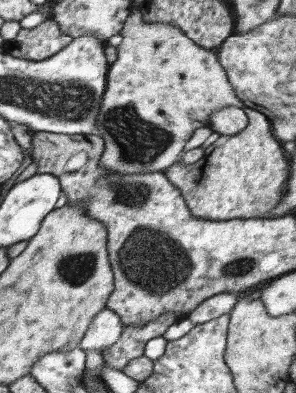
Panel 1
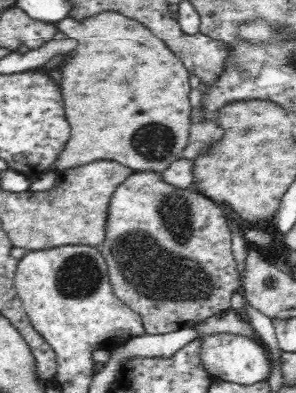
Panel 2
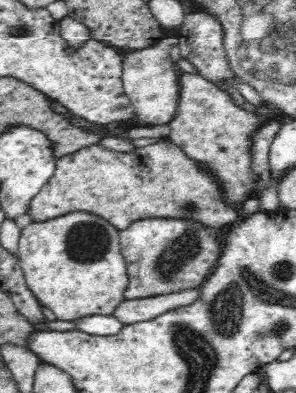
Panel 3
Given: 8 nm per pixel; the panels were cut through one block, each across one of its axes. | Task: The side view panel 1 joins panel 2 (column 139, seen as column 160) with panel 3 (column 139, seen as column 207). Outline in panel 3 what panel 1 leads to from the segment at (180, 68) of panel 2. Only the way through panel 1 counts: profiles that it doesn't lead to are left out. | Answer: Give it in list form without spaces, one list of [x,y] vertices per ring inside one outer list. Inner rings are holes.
[[[164,38],[154,48],[136,50],[126,54],[122,60],[122,82],[124,92],[130,98],[140,128],[154,128],[154,126],[168,126],[178,116],[180,106],[180,82],[178,82],[178,68],[170,60],[170,46],[178,44],[178,38]]]

